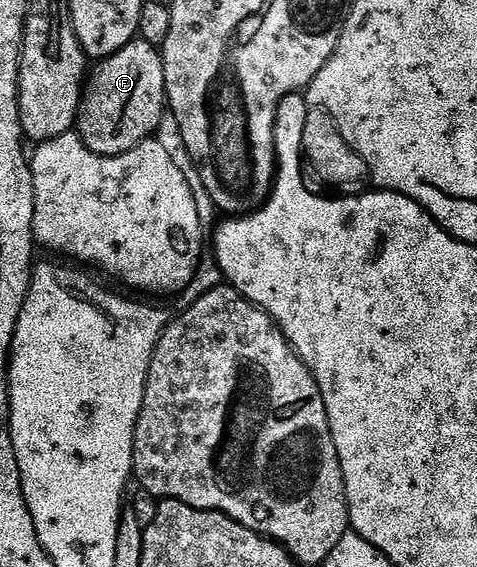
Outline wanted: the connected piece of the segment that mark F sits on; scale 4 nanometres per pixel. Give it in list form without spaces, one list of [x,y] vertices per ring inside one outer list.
[[[133,40],[121,50],[103,59],[96,71],[91,71],[80,100],[78,133],[90,152],[105,158],[133,150],[140,142],[147,142],[157,133],[159,124],[166,117],[166,76],[161,51],[143,40]]]

